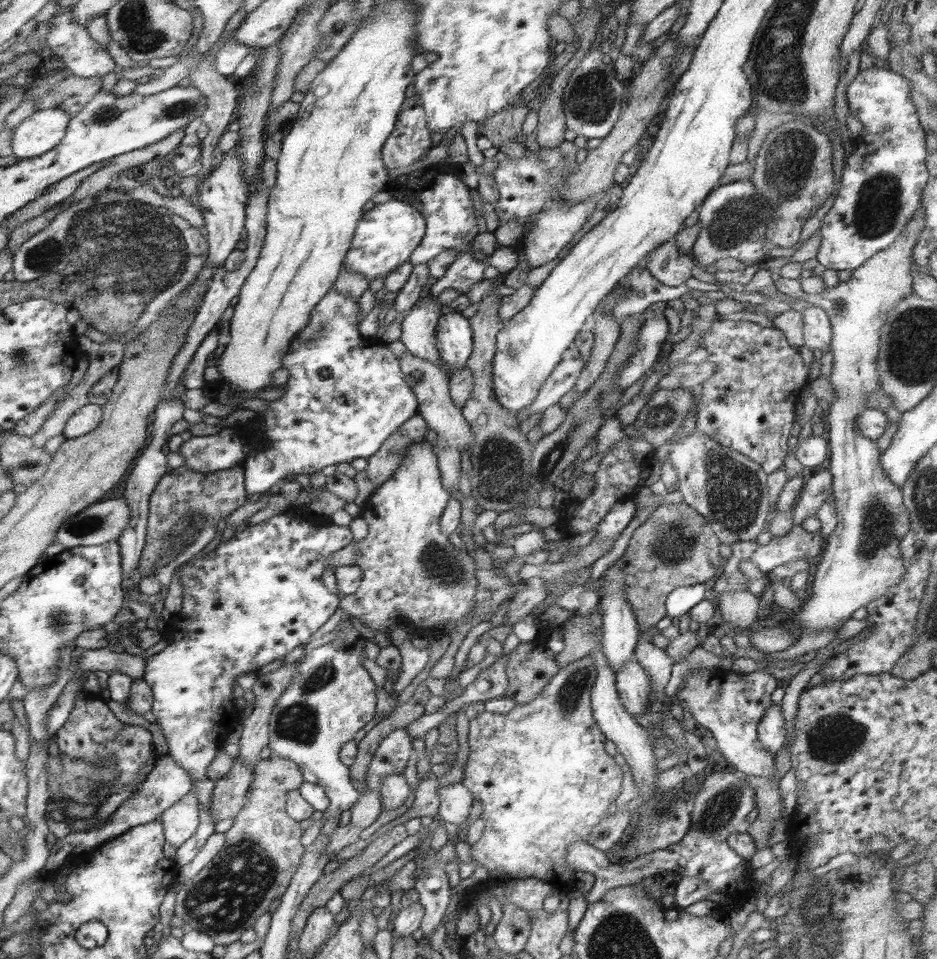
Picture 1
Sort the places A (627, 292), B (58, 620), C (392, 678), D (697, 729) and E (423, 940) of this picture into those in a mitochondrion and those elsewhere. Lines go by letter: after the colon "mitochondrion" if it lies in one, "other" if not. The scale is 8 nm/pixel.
A: mitochondrion
B: mitochondrion
C: other
D: other
E: other

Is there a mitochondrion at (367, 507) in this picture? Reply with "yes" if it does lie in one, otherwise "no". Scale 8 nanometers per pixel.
no

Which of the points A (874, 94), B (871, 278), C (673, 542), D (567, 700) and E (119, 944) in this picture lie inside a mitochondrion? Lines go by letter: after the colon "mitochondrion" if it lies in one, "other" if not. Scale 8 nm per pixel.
A: other
B: other
C: mitochondrion
D: mitochondrion
E: other

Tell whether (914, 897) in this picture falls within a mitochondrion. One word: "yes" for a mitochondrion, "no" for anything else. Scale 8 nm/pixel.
no

